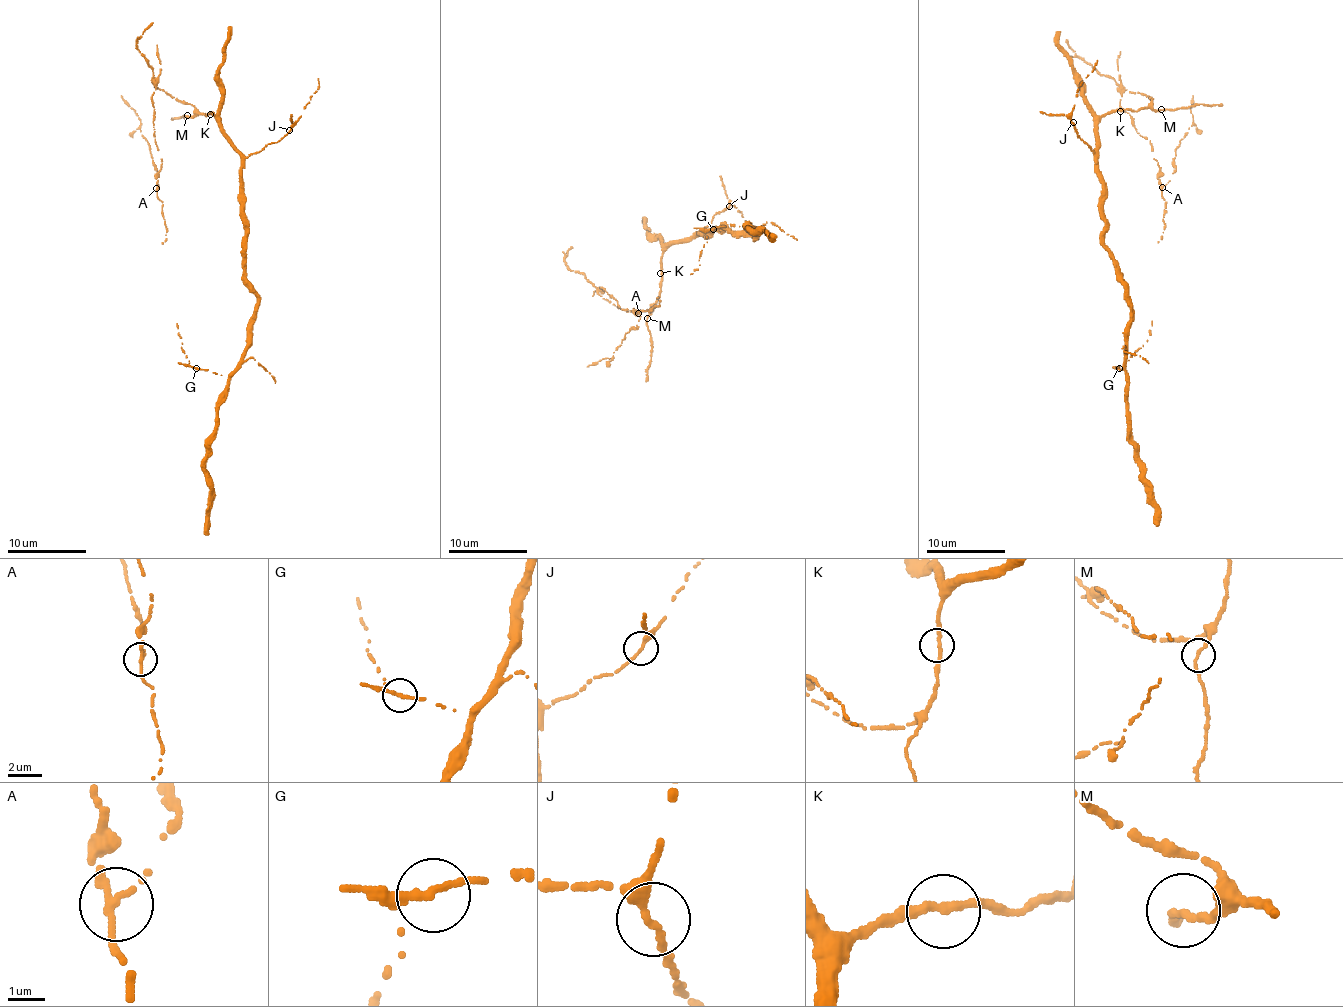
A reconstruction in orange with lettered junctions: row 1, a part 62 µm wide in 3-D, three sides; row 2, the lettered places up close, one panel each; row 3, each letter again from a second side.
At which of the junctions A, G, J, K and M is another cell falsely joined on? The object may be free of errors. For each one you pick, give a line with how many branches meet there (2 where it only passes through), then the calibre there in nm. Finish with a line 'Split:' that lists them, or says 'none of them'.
A: branches 2; calibre 200 nm
Split: A

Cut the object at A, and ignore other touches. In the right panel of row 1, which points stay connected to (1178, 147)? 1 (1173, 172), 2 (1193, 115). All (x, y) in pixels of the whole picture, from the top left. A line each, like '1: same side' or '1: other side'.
1: same side
2: same side

